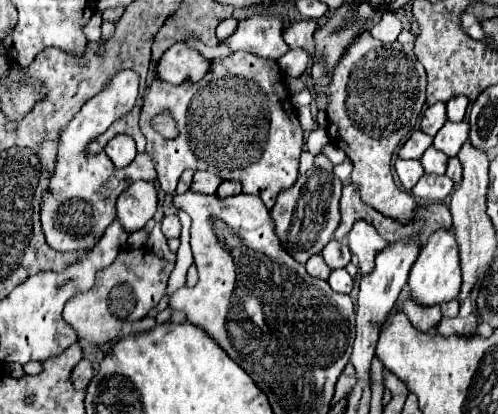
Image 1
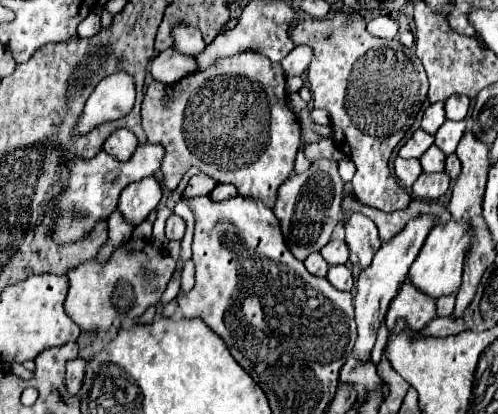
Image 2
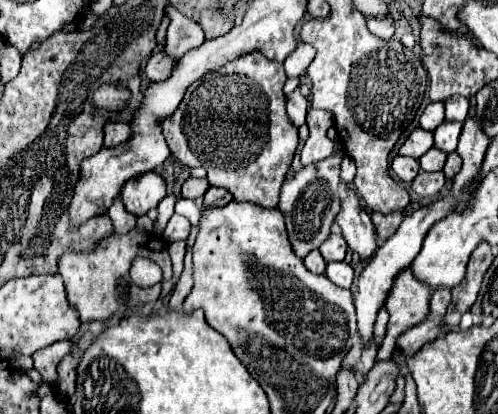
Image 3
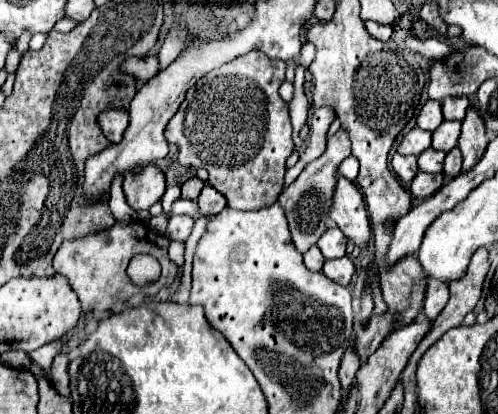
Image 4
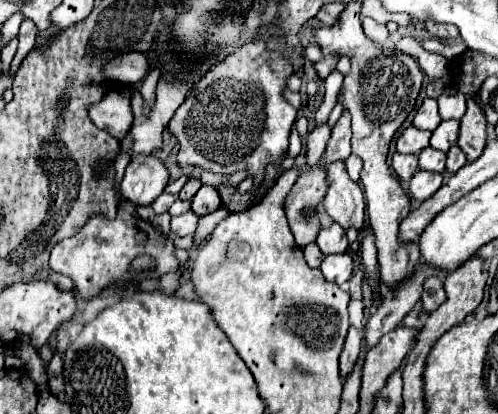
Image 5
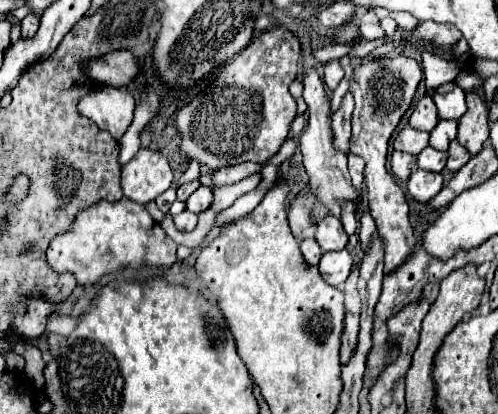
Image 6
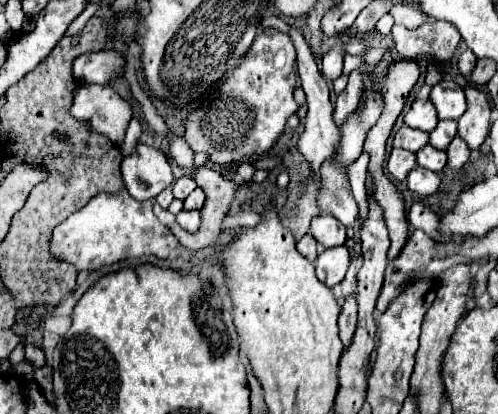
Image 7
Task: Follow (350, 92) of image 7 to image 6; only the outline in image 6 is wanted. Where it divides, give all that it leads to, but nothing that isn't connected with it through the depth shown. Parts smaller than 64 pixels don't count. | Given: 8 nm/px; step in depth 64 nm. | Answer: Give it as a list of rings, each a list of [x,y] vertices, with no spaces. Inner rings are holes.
[[[346,94],[340,110],[332,116],[334,148],[348,154],[350,150],[350,116],[352,116],[352,94]]]

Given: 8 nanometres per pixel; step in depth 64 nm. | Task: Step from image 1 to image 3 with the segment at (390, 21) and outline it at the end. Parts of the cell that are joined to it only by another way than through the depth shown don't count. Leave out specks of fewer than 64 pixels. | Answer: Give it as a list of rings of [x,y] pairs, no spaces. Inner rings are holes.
[[[368,18],[368,30],[384,40],[390,40],[394,36],[394,24],[390,18]]]

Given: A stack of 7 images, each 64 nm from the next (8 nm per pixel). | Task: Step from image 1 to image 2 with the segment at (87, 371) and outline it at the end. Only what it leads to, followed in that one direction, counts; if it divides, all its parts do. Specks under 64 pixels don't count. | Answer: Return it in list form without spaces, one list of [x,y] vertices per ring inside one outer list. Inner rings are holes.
[[[76,358],[66,364],[66,388],[72,394],[78,394],[82,380],[84,380],[84,370],[86,370],[86,360]]]

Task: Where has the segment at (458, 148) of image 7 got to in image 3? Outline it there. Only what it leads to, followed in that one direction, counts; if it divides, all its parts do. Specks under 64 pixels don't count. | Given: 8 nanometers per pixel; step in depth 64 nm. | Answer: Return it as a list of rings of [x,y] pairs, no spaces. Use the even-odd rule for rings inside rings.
[[[450,152],[448,154],[448,160],[446,160],[446,166],[444,166],[444,174],[448,178],[454,178],[458,172],[460,172],[460,166],[462,166],[462,160],[456,152]]]

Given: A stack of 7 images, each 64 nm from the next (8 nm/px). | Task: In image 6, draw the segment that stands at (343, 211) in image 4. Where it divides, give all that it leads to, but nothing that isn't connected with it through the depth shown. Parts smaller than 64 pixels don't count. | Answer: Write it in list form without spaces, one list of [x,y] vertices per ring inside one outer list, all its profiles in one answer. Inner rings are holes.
[[[316,70],[308,72],[304,76],[304,100],[308,104],[308,124],[306,124],[306,130],[304,134],[300,136],[298,140],[298,146],[302,150],[302,156],[304,156],[304,168],[310,176],[310,186],[314,188],[316,192],[316,198],[328,208],[328,212],[336,218],[340,218],[340,204],[342,202],[352,202],[354,208],[358,210],[358,200],[360,200],[360,194],[358,190],[352,186],[350,182],[350,174],[348,174],[348,168],[346,168],[346,154],[344,152],[336,152],[334,146],[332,146],[332,128],[330,128],[330,104],[328,104],[328,96],[326,96],[326,88],[324,88],[324,82],[322,78],[318,76]]]

